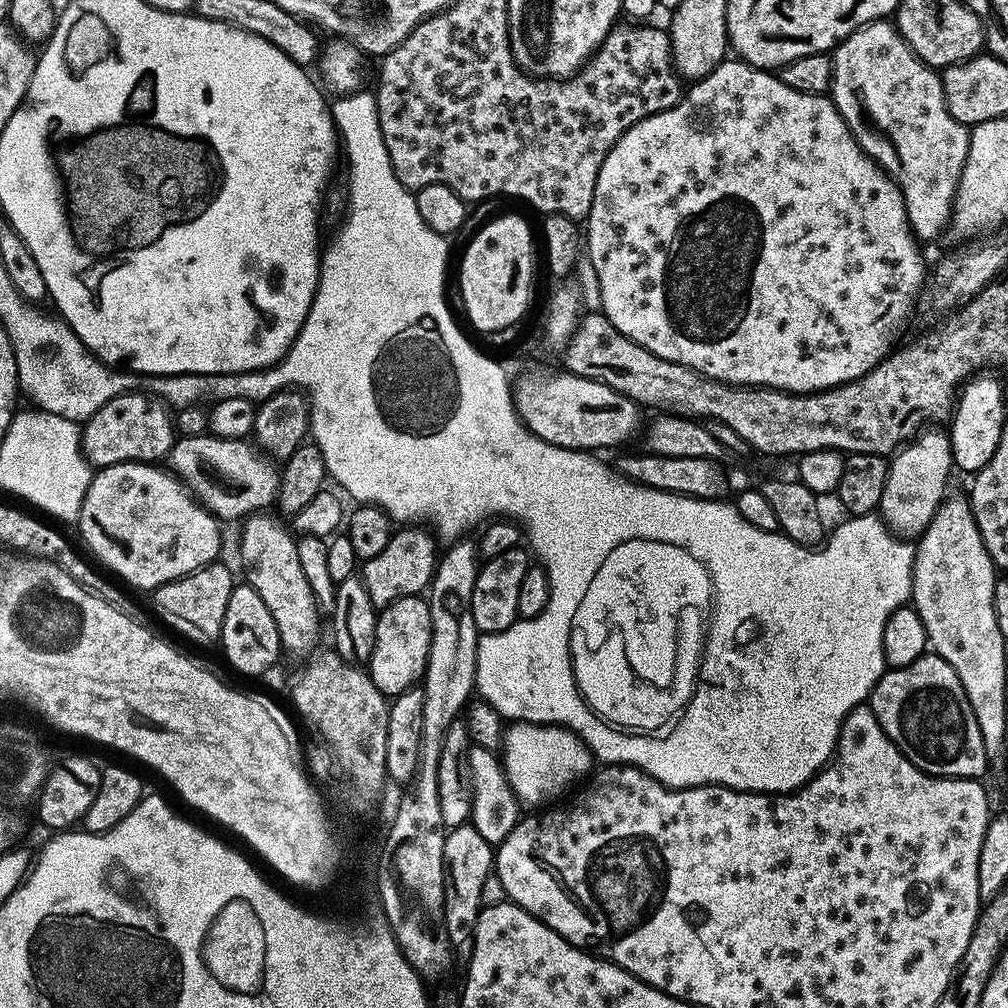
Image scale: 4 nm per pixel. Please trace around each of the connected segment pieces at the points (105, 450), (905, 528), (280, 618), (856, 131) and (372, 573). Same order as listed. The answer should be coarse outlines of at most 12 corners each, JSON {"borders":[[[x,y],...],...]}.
{"borders":[[[143,390],[83,425],[96,470],[159,465],[178,439],[173,409]],[[923,431],[889,465],[881,519],[922,537],[955,469],[951,437]],[[267,513],[244,523],[247,585],[301,658],[322,613],[298,542]],[[895,23],[835,49],[830,99],[902,190],[952,223],[972,145]],[[397,531],[363,565],[377,610],[420,596],[436,577],[438,540]]]}

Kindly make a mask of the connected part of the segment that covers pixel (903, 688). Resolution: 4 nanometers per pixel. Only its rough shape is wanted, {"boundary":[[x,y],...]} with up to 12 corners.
{"boundary":[[940,656],[885,671],[870,707],[928,776],[983,781],[986,743]]}

